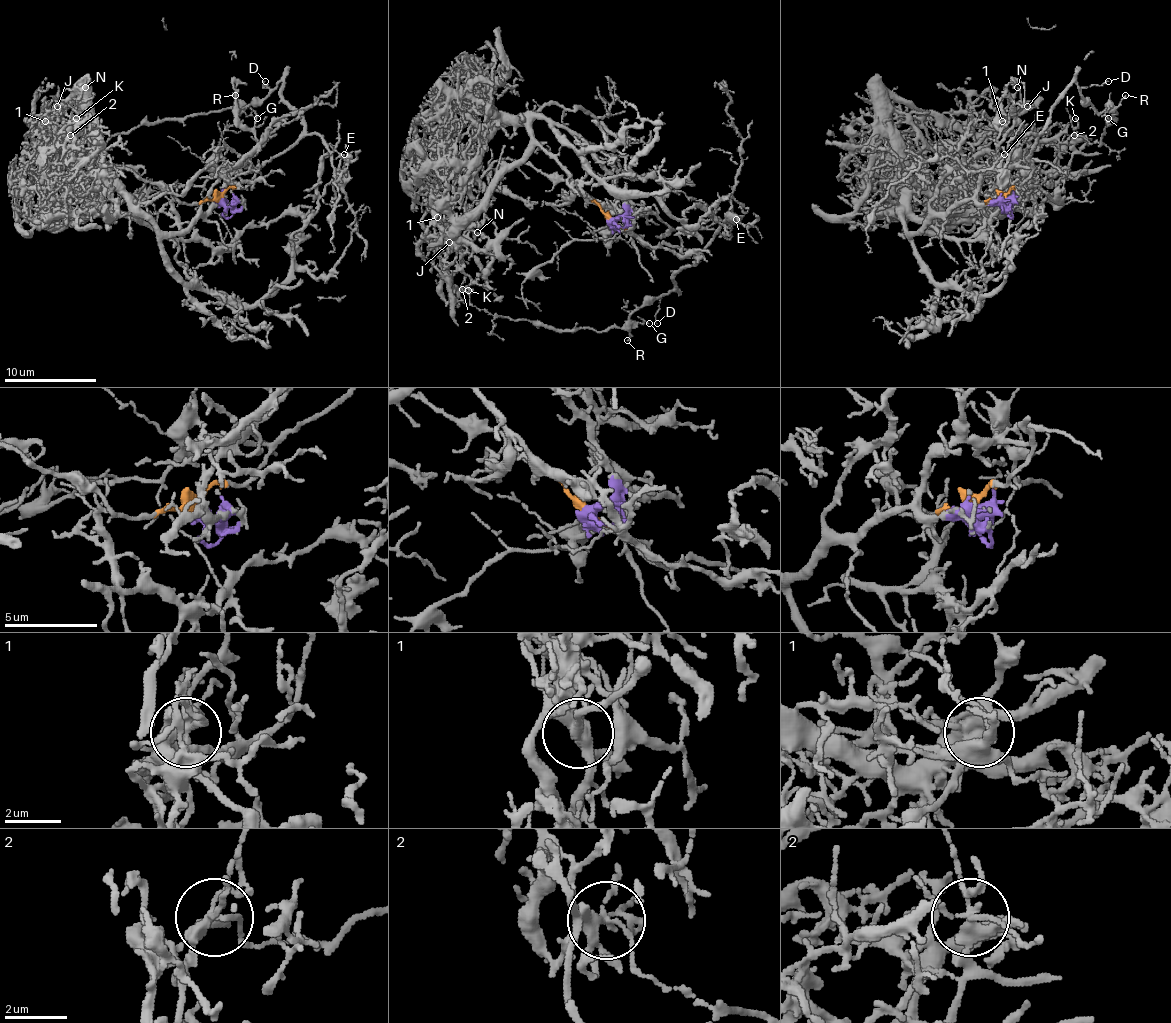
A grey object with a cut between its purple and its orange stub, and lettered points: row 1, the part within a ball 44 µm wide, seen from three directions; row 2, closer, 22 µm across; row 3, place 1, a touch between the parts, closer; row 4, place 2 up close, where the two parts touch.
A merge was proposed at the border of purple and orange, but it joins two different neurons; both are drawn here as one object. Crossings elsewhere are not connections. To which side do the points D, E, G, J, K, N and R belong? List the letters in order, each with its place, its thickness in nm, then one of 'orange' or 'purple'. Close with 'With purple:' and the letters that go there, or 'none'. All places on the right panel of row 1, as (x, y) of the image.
D: (1108, 81) | 100 nm | orange
E: (1004, 154) | 140 nm | orange
G: (1108, 118) | 70 nm | orange
J: (1027, 106) | 150 nm | purple
K: (1075, 118) | 140 nm | purple
N: (1017, 87) | 150 nm | purple
R: (1125, 95) | 130 nm | orange
With purple: J, K, N

